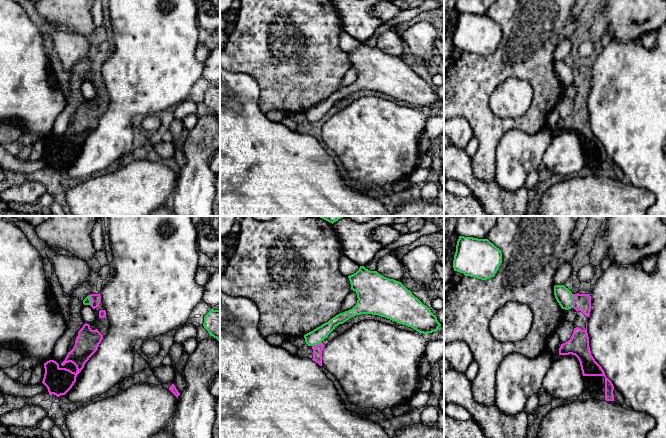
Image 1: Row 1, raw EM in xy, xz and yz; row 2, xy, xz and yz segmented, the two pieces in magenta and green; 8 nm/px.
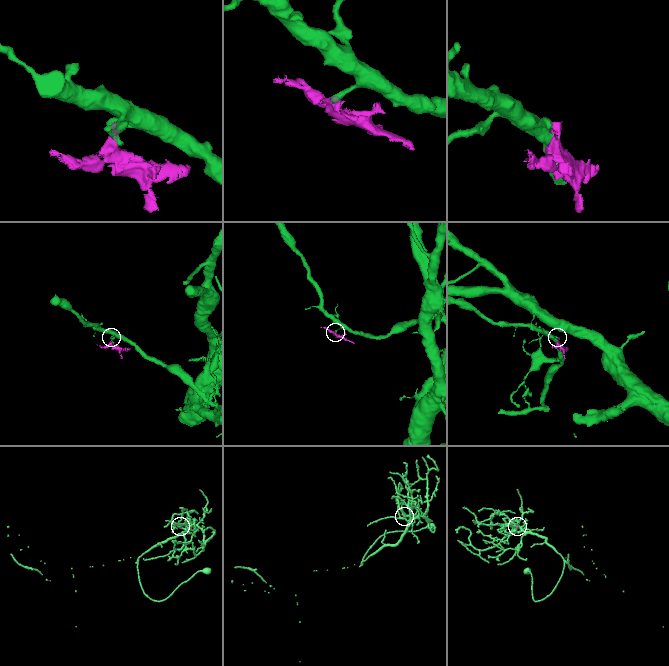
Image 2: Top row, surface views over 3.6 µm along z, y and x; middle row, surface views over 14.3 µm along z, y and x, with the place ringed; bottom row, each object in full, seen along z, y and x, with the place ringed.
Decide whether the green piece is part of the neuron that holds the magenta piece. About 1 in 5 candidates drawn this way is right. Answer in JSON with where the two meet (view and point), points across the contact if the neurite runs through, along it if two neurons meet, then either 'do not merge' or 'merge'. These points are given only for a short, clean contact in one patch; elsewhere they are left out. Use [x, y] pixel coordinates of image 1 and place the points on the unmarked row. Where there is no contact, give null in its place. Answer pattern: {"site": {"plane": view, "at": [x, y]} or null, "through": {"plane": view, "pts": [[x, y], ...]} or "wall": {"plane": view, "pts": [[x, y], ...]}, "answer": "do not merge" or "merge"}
{"site": {"plane": "yz", "at": [573, 77]}, "wall": {"plane": "yz", "pts": [[572, 70], [573, 83]]}, "answer": "do not merge"}

